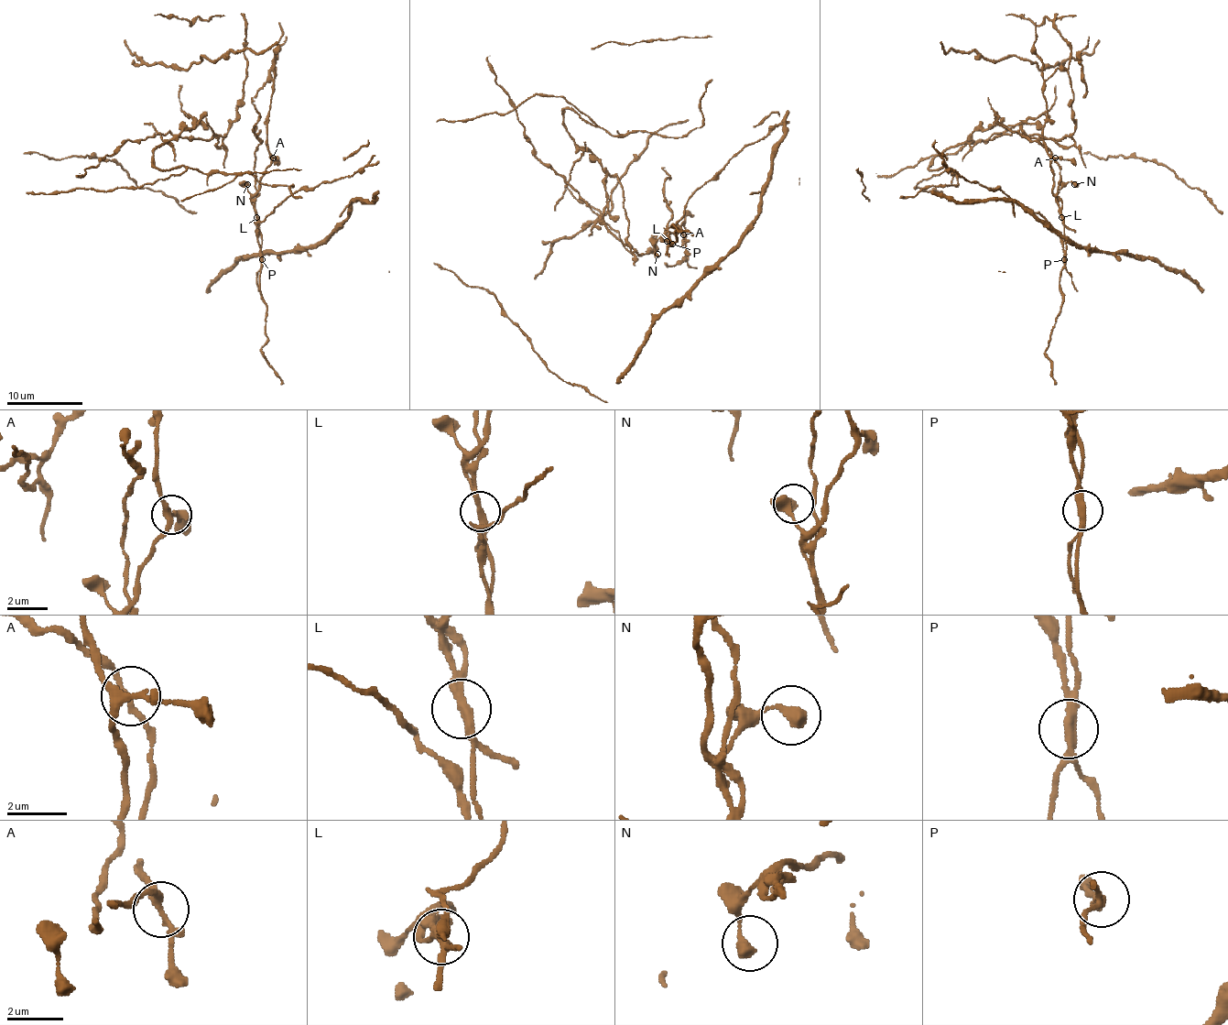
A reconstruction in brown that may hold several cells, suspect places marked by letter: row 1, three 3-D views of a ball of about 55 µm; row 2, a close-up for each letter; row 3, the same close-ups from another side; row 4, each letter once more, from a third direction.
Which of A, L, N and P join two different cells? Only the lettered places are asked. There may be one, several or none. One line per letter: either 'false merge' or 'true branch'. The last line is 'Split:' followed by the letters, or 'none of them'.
A: true branch
L: false merge
N: true branch
P: false merge
Split: L, P

